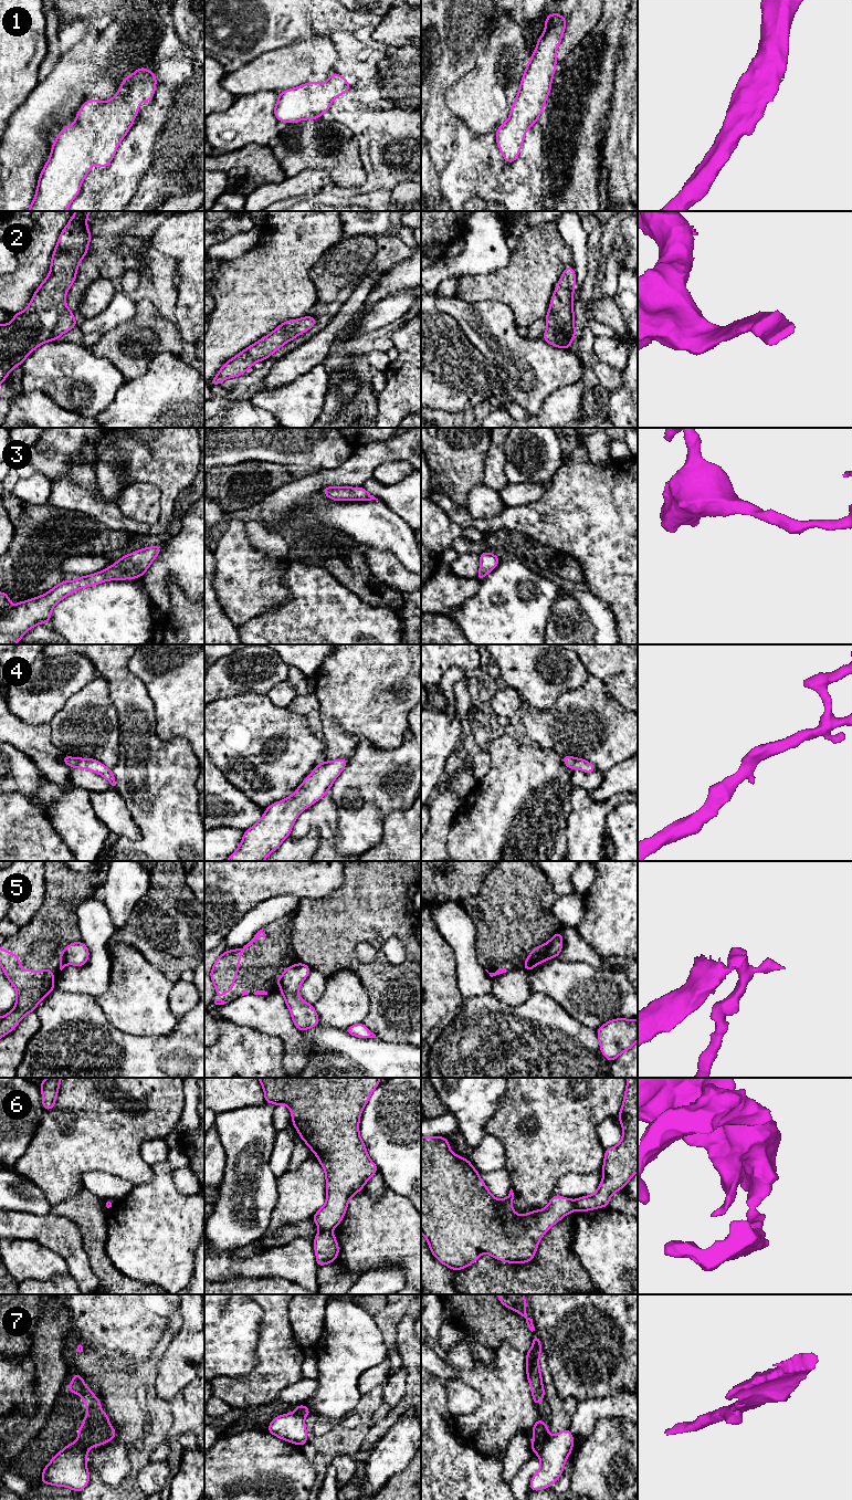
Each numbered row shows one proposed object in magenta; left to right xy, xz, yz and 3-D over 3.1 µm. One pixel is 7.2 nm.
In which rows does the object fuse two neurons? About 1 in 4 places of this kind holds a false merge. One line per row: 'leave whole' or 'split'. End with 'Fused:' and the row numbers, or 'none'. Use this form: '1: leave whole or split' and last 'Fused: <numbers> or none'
1: leave whole
2: leave whole
3: leave whole
4: leave whole
5: split
6: split
7: split
Fused: 5, 6, 7

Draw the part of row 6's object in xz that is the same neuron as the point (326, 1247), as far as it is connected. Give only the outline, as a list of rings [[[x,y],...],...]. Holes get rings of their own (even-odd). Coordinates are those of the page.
[[[320,1230],[314,1238],[316,1263],[322,1267],[336,1260],[339,1254],[337,1239],[332,1230]]]

